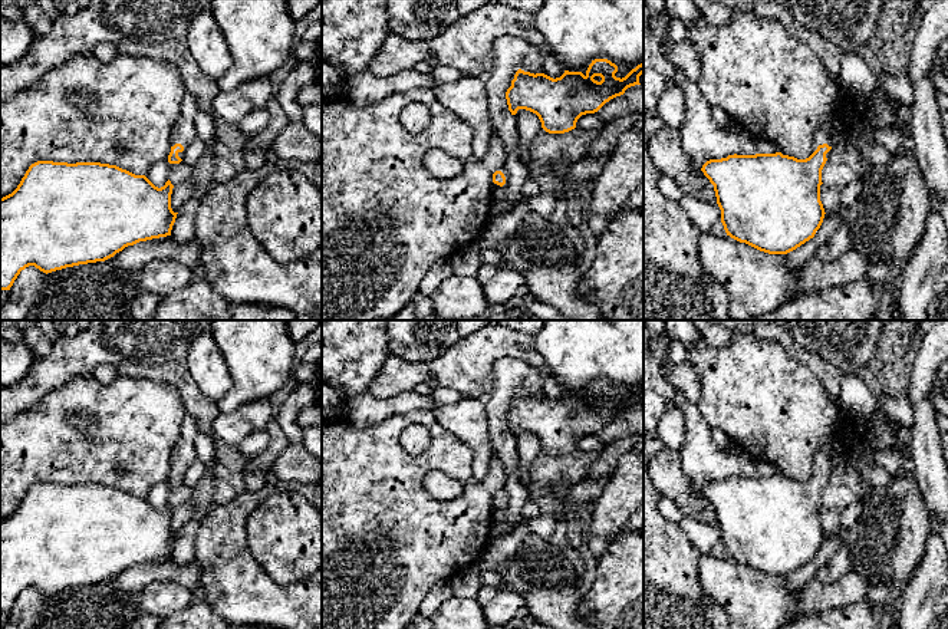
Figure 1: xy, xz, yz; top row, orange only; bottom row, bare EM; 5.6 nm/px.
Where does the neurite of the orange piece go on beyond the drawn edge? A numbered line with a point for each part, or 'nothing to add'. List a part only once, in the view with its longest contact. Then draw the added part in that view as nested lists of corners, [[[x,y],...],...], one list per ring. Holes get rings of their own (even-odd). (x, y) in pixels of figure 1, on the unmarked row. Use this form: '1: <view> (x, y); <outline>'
1: yz (829, 453); [[[826,441],[814,455],[814,472],[819,467],[827,465],[829,468],[836,468],[839,465],[839,458],[842,455],[842,448],[836,441]],[[813,472],[813,474],[814,474]]]

